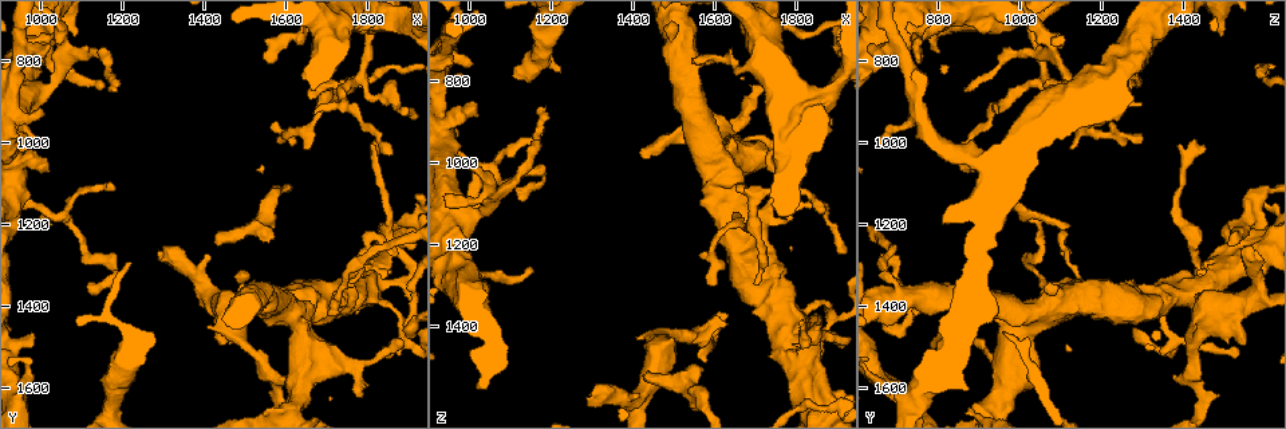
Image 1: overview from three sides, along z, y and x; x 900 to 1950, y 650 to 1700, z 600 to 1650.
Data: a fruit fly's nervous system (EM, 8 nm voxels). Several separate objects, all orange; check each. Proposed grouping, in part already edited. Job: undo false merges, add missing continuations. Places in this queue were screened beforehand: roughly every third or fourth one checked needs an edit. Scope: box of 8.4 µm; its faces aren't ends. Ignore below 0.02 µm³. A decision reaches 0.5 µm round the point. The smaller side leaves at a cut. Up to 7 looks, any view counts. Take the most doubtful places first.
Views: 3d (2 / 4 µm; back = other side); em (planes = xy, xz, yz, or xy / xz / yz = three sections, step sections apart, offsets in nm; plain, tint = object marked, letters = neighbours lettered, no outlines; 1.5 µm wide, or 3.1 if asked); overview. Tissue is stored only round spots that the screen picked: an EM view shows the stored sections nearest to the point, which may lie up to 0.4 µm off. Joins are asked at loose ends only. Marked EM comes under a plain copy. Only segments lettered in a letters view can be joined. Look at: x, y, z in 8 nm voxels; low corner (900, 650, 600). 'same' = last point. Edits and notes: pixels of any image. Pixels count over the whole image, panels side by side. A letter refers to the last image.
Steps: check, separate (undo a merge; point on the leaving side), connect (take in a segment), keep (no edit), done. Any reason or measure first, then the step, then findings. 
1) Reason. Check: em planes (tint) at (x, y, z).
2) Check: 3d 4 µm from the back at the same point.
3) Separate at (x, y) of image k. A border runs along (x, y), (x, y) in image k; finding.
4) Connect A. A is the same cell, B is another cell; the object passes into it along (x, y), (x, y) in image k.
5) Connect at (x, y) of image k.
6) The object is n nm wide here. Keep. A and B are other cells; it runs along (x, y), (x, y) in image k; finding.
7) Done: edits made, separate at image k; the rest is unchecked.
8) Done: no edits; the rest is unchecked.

Thick end. Check: em planes (letters) at (1855, 1325, 1435).

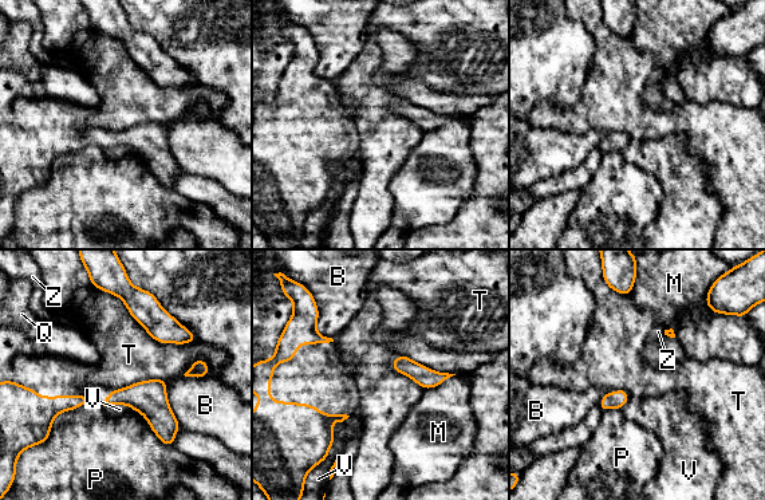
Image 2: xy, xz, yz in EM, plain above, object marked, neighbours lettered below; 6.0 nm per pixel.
Keep. B, M, P, Q, T, V and Z are other cells; a border runs along (94, 287), (157, 341), (189, 343) in image 2; none of them fits.

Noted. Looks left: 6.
An open end. Check: em planes (letters) at (1110, 1350, 1060).

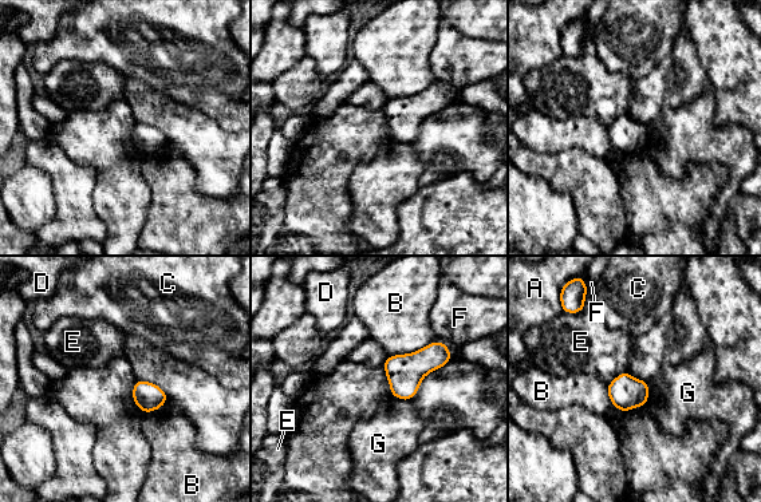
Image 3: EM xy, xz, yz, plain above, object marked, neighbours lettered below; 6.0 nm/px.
Keep. A, B, C, D, E, F and G are other cells; a border runs along (584, 307), (578, 312), (564, 313) in image 3; no lettered segment goes on from it.

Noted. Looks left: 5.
Check: 3d 4 µm at (1845, 1515, 1540).

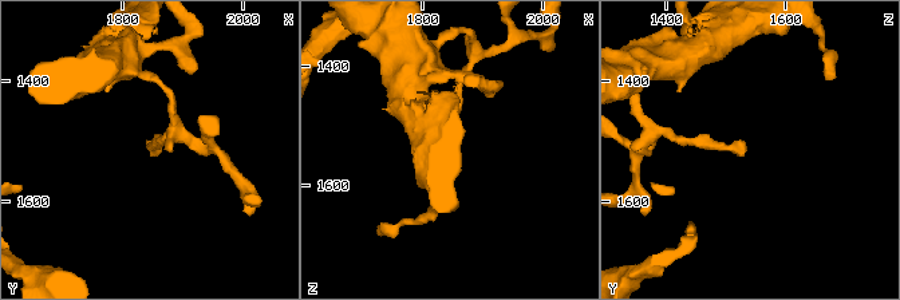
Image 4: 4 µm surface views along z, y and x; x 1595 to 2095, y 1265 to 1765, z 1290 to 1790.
Now the EM. Check: em planes (letters) at (1845, 1520, 1535).

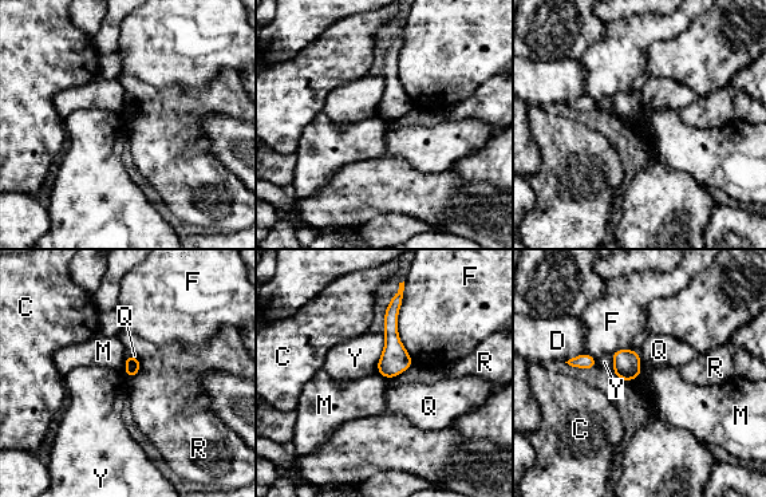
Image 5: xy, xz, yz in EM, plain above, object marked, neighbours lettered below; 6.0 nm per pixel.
The object is 90 nm wide here. Keep. C, D, F, M, Q, R and Y are other cells; a border runs along (413, 365), (387, 379) in image 5; no lettered segment goes on from it.

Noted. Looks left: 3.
Done: no edits; the rest is unchecked.

